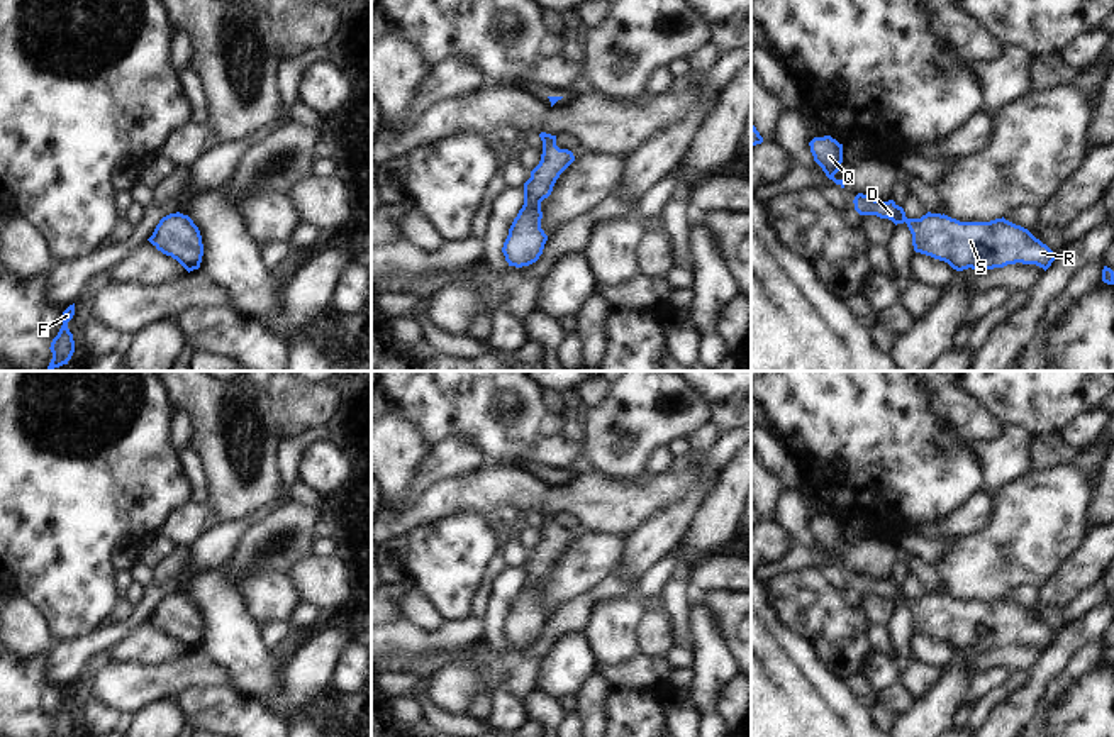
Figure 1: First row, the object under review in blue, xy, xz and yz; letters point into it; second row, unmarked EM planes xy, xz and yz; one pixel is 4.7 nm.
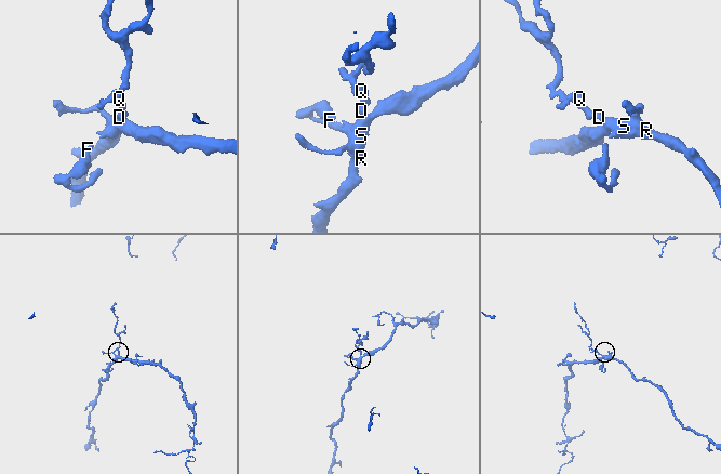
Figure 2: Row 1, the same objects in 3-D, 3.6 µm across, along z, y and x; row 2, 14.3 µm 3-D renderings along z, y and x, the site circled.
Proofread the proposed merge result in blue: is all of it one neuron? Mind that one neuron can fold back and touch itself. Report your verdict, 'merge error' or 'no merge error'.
no merge error

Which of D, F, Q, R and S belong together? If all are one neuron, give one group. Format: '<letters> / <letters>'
D F Q R S

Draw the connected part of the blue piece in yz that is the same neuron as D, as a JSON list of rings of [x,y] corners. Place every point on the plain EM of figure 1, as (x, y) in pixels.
[[[858,573],[853,579],[860,595],[888,598],[895,605],[907,603],[916,632],[948,642],[953,649],[994,649],[1007,644],[1036,644],[1044,651],[1056,634],[1028,608],[1009,600],[960,601],[948,595],[927,591],[921,598],[907,598],[894,579],[880,581]]]

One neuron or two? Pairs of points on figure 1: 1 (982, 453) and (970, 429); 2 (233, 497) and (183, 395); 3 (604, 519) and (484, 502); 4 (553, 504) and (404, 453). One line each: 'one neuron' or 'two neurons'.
1: two neurons
2: one neuron
3: one neuron
4: two neurons

